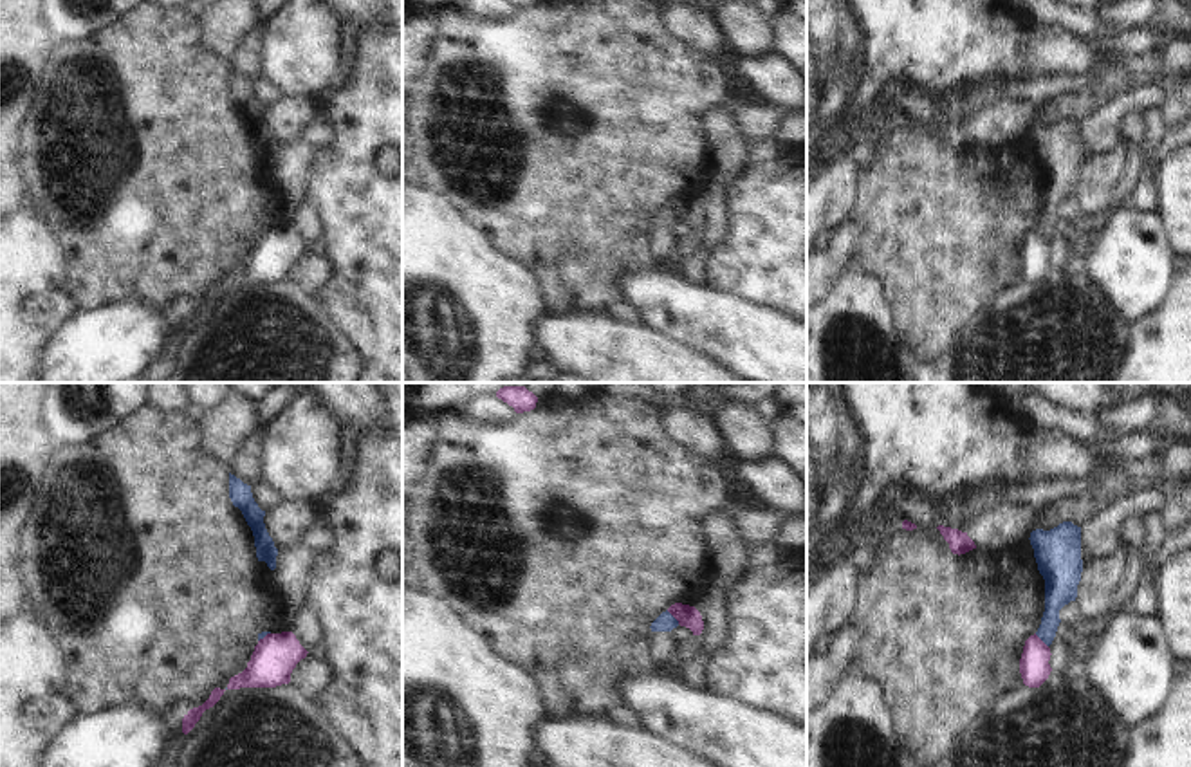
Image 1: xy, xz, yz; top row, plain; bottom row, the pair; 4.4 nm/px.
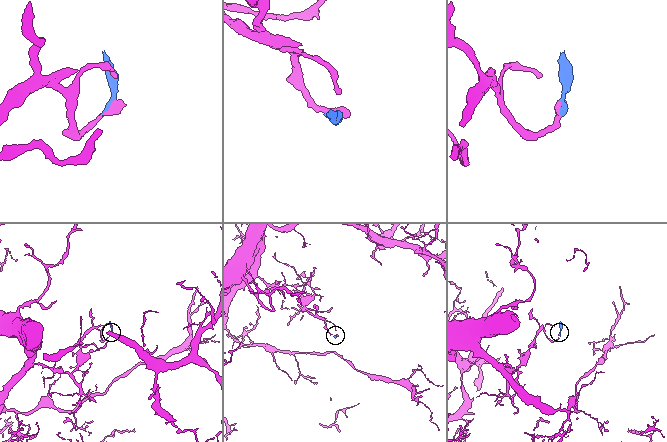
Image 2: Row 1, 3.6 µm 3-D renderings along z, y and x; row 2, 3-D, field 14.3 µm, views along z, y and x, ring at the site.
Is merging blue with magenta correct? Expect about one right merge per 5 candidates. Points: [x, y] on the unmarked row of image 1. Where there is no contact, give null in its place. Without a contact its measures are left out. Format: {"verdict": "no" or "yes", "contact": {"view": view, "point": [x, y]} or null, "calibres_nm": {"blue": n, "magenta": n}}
{"verdict": "no", "contact": {"view": "xz", "point": [673, 213]}, "calibres_nm": {"blue": 80, "magenta": 100}}

